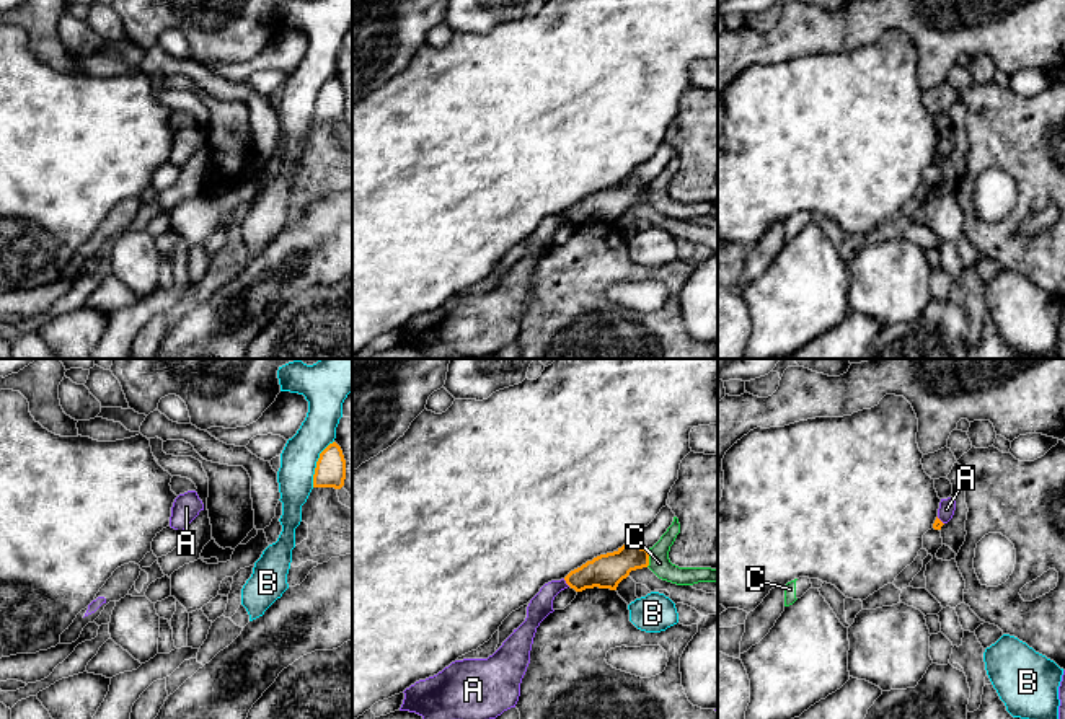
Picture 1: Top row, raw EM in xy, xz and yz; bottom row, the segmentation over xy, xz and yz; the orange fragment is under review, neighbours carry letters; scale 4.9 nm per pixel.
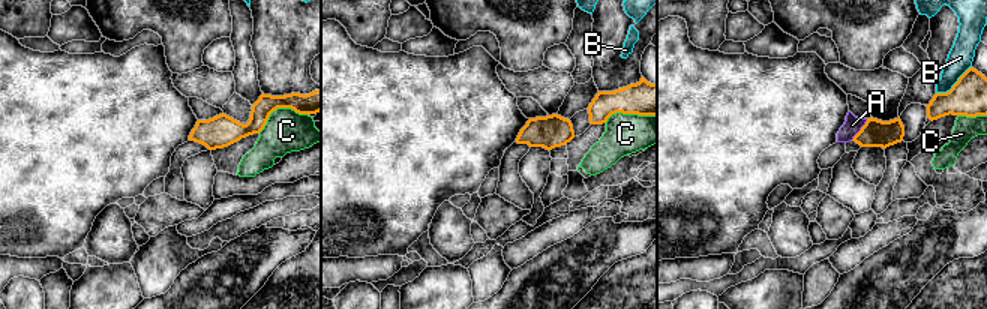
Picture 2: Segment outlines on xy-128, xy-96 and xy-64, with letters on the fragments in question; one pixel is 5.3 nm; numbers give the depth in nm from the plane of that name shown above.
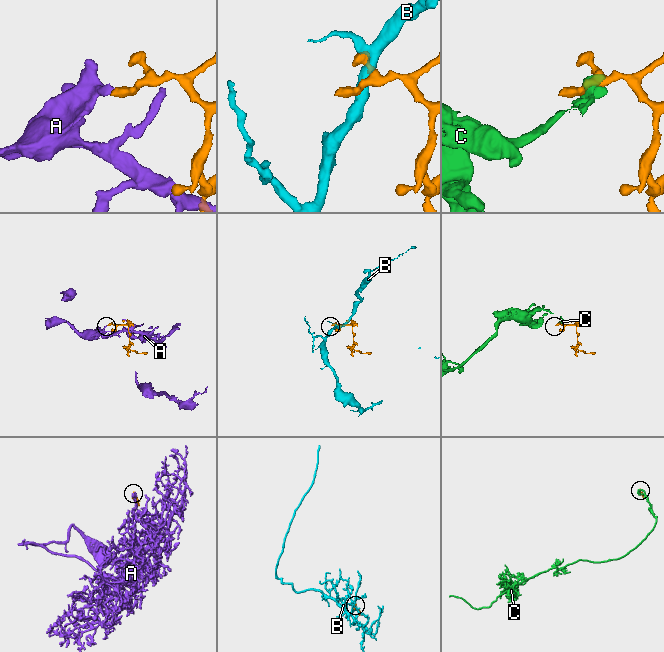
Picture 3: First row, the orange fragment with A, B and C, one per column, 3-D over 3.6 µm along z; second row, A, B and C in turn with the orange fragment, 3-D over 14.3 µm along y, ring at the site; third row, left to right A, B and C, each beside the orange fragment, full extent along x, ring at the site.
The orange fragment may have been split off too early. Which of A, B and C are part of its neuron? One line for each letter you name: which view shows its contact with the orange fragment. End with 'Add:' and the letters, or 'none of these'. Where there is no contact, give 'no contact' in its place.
Add: none of these

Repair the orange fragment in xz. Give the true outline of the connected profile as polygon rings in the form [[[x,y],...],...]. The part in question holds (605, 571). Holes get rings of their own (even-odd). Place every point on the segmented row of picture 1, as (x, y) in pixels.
[[[631,538],[616,551],[600,554],[571,571],[564,580],[576,592],[594,587],[616,590],[618,584],[626,579],[631,571],[647,566],[649,549],[641,548],[636,540]]]

